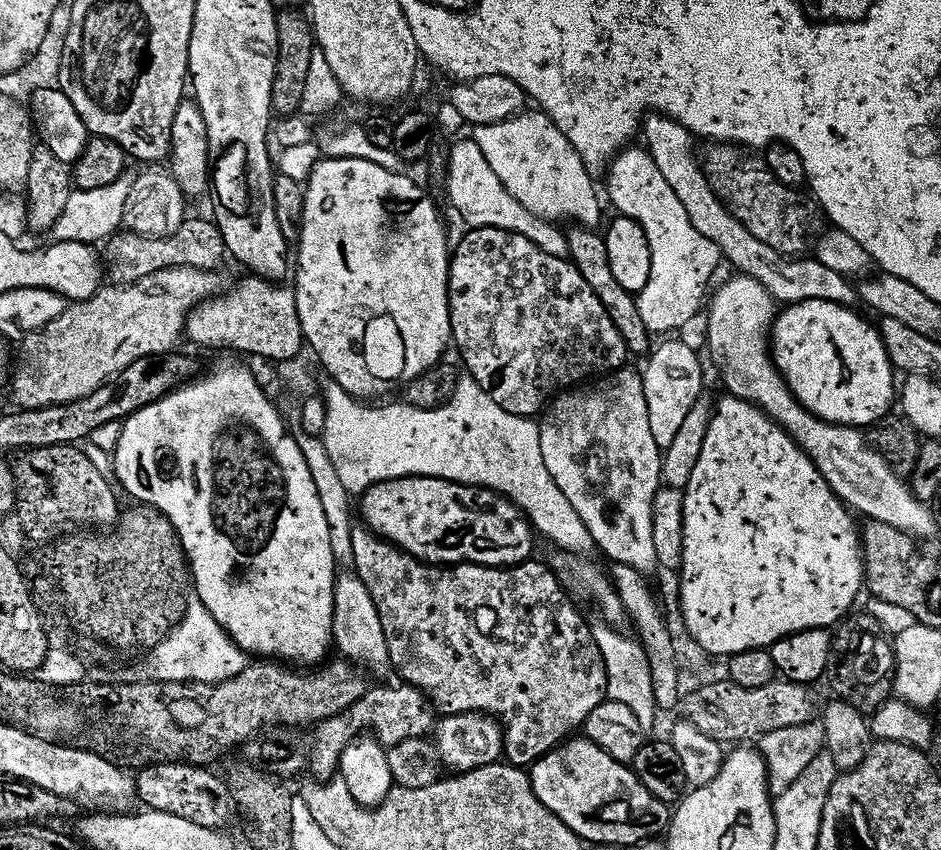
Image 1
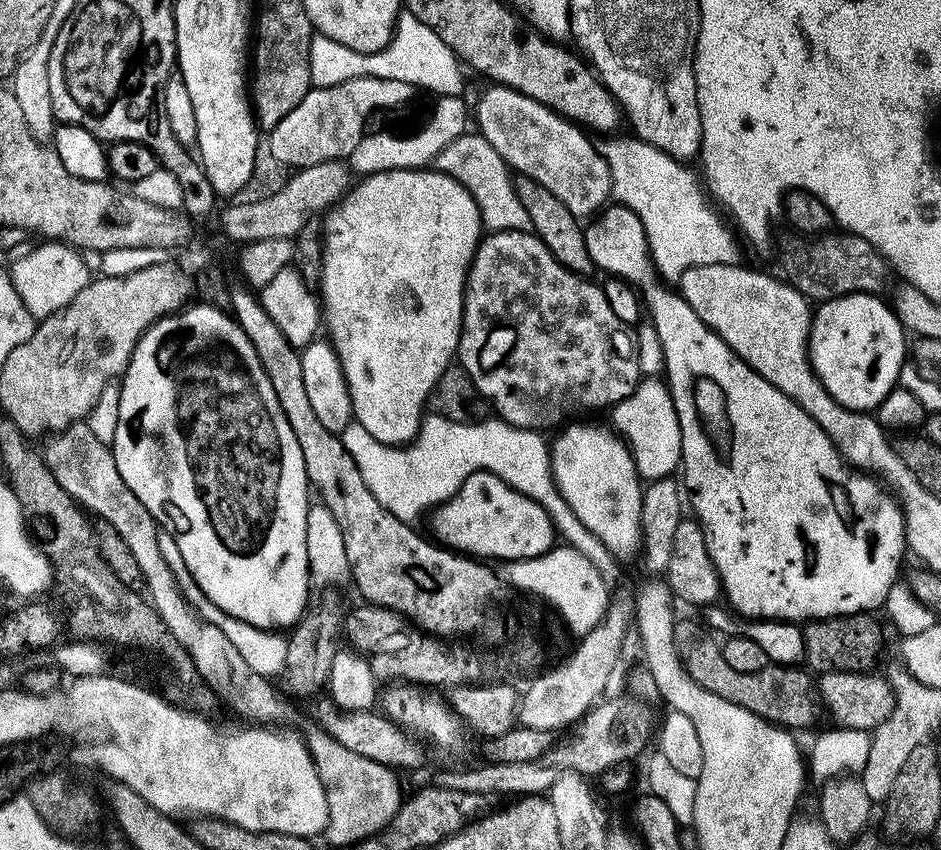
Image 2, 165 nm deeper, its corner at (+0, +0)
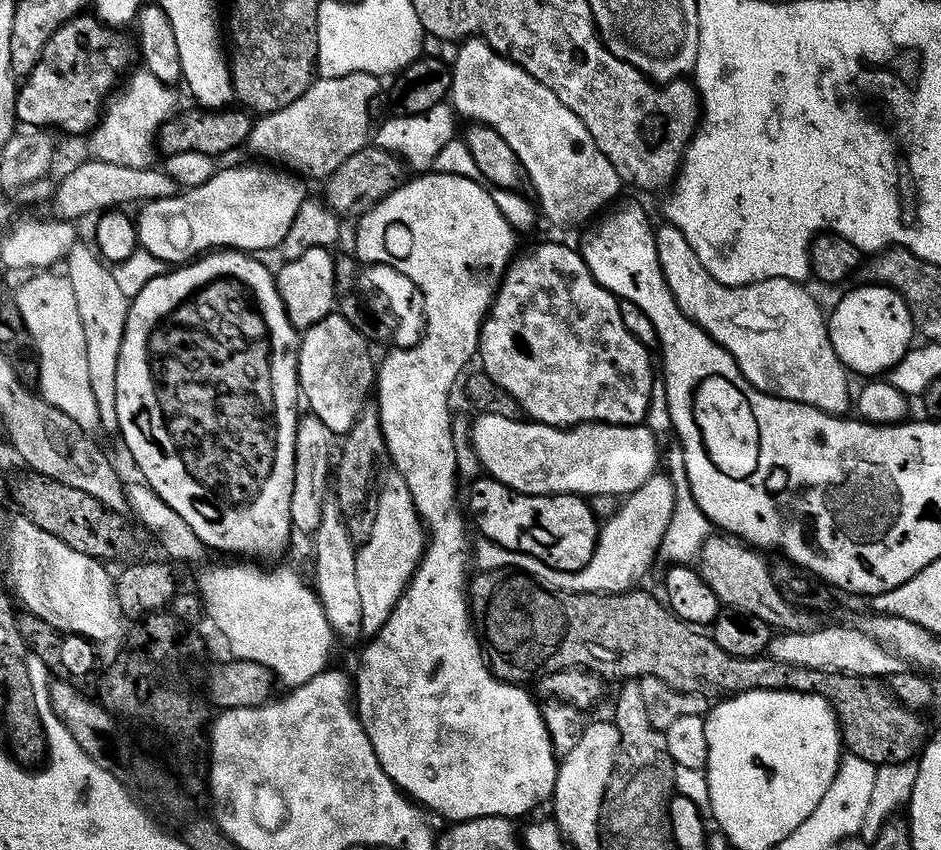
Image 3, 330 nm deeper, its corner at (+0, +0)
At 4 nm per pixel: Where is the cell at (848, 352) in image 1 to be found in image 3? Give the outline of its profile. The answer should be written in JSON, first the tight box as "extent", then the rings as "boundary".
{"extent":[827,283,914,378],"boundary":[[[869,283],[863,287],[850,289],[837,302],[836,309],[827,317],[828,333],[834,354],[838,354],[849,373],[861,372],[864,378],[876,378],[895,367],[913,347],[914,329],[906,302],[893,288]]]}

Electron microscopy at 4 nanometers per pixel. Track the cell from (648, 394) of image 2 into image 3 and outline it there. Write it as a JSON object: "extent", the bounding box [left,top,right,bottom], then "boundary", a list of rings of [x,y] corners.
{"extent":[470,414,658,498],"boundary":[[[480,414],[472,424],[470,447],[476,454],[481,469],[489,477],[502,482],[516,492],[531,496],[553,494],[575,494],[585,498],[610,494],[625,498],[638,490],[648,478],[658,472],[658,436],[642,424],[577,424],[566,428],[555,428],[549,424],[537,424],[527,419],[511,420],[498,414]]]}

